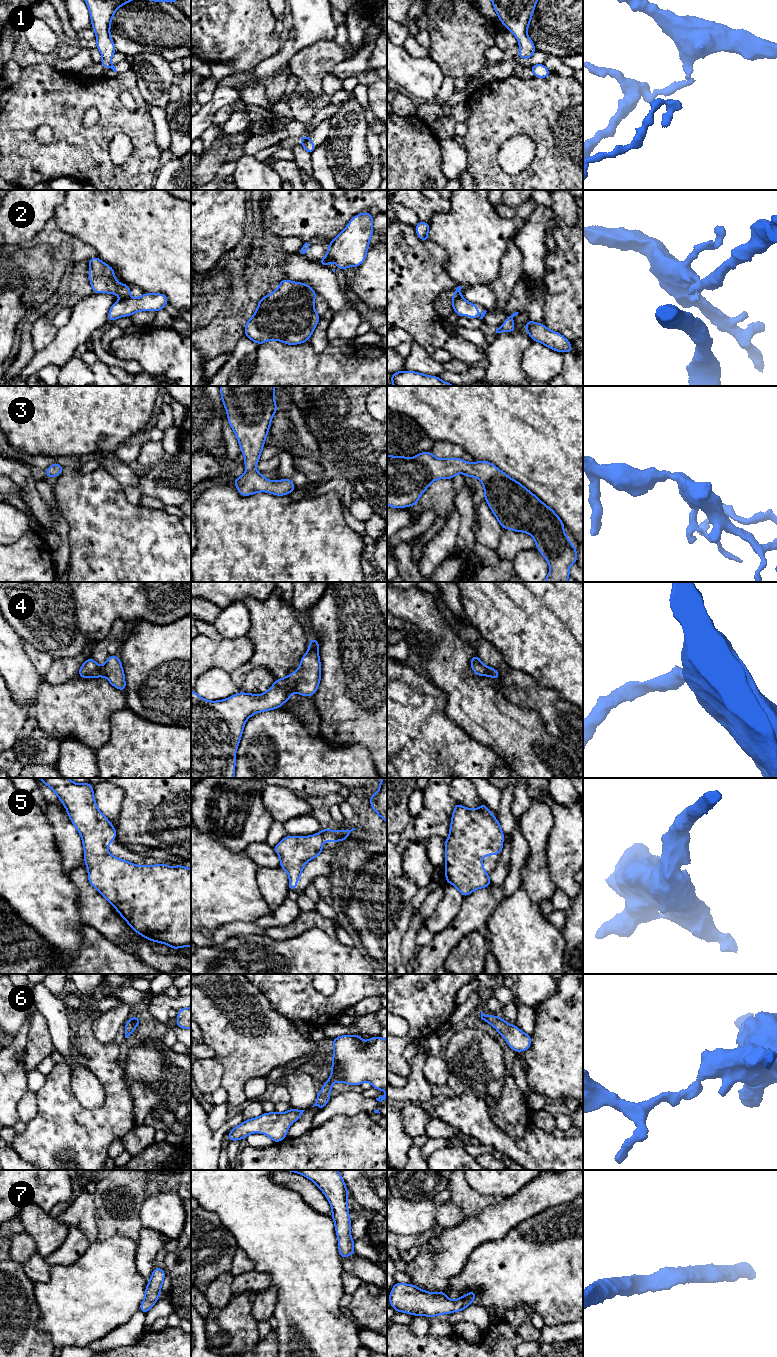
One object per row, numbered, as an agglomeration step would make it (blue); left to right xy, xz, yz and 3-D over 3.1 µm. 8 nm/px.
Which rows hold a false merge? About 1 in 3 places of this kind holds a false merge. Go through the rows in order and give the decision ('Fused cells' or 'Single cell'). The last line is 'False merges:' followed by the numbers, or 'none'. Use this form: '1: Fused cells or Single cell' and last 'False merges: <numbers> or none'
1: Fused cells
2: Fused cells
3: Single cell
4: Single cell
5: Single cell
6: Single cell
7: Single cell
False merges: 1, 2

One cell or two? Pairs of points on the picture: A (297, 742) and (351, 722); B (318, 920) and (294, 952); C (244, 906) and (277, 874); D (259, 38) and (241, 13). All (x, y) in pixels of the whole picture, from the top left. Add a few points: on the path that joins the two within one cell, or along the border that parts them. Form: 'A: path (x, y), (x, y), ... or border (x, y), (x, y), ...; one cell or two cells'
A: border (318, 734), (328, 742), (340, 745); two cells
B: border (333, 937), (321, 929), (310, 928), (291, 938); two cells
C: border (260, 867), (257, 886), (273, 910); two cells
D: path (253, 32), (241, 19); one cell

